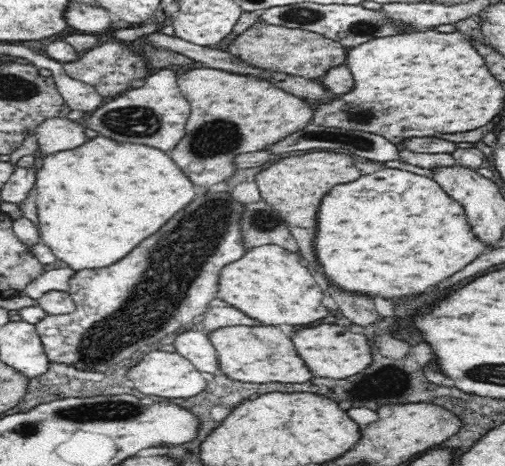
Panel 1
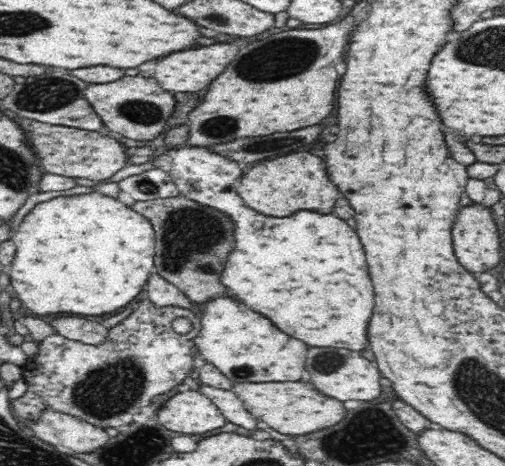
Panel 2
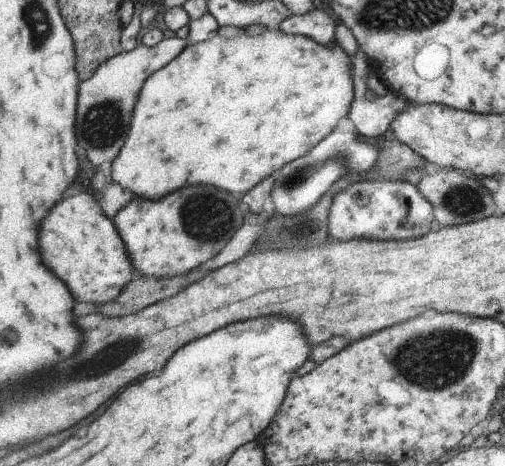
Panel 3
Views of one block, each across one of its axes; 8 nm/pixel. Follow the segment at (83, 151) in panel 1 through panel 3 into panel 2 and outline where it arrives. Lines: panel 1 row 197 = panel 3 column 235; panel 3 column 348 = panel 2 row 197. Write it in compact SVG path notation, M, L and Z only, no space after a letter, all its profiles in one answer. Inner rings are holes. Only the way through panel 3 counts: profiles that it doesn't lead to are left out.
M91 192L71 196L59 196L51 200L38 203L20 222L16 234L11 236L15 244L16 252L10 266L10 284L16 292L21 304L24 304L30 312L38 316L50 316L50 314L78 314L78 316L100 316L100 314L114 314L119 312L126 304L130 304L148 283L150 274L156 272L154 264L155 233L150 221L142 216L140 212L126 206L117 198L106 196L101 192Z

